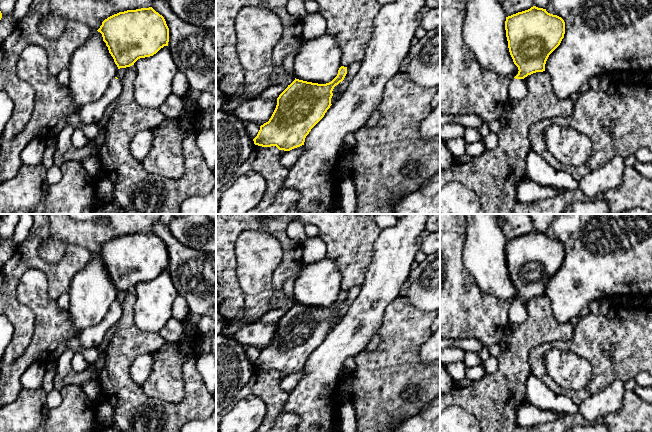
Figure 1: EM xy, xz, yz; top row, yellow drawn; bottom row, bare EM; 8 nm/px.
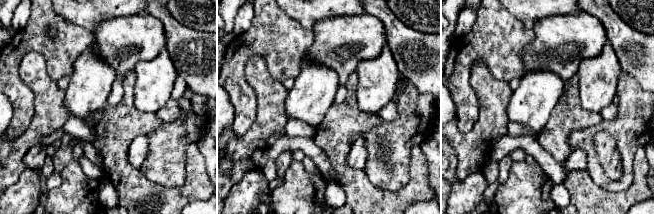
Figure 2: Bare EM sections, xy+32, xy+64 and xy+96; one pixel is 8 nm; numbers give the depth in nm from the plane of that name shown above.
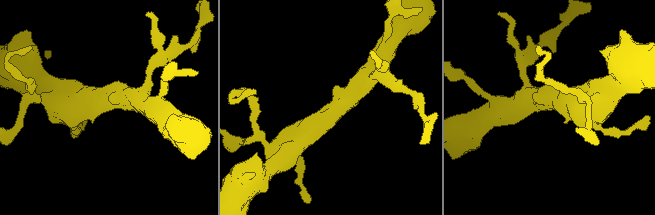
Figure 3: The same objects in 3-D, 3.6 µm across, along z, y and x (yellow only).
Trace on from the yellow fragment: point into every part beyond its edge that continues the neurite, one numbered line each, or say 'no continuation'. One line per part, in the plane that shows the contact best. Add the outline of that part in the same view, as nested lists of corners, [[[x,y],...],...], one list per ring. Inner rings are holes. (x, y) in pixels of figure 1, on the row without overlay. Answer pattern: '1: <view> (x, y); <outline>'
1: yz (517, 312); [[[513,302],[509,308],[510,323],[523,323],[527,319],[527,311],[524,303]]]

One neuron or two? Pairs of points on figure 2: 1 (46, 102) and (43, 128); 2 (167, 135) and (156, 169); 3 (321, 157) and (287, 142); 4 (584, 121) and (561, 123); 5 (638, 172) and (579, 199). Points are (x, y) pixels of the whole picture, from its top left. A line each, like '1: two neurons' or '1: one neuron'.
1: one neuron
2: one neuron
3: one neuron
4: one neuron
5: one neuron

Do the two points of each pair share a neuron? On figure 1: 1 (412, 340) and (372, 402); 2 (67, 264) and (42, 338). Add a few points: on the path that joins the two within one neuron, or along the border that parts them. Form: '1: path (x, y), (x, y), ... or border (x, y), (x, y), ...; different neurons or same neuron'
1: path (397, 355), (391, 383), (387, 387); same neuron
2: border (46, 279), (48, 294), (55, 301); different neurons

